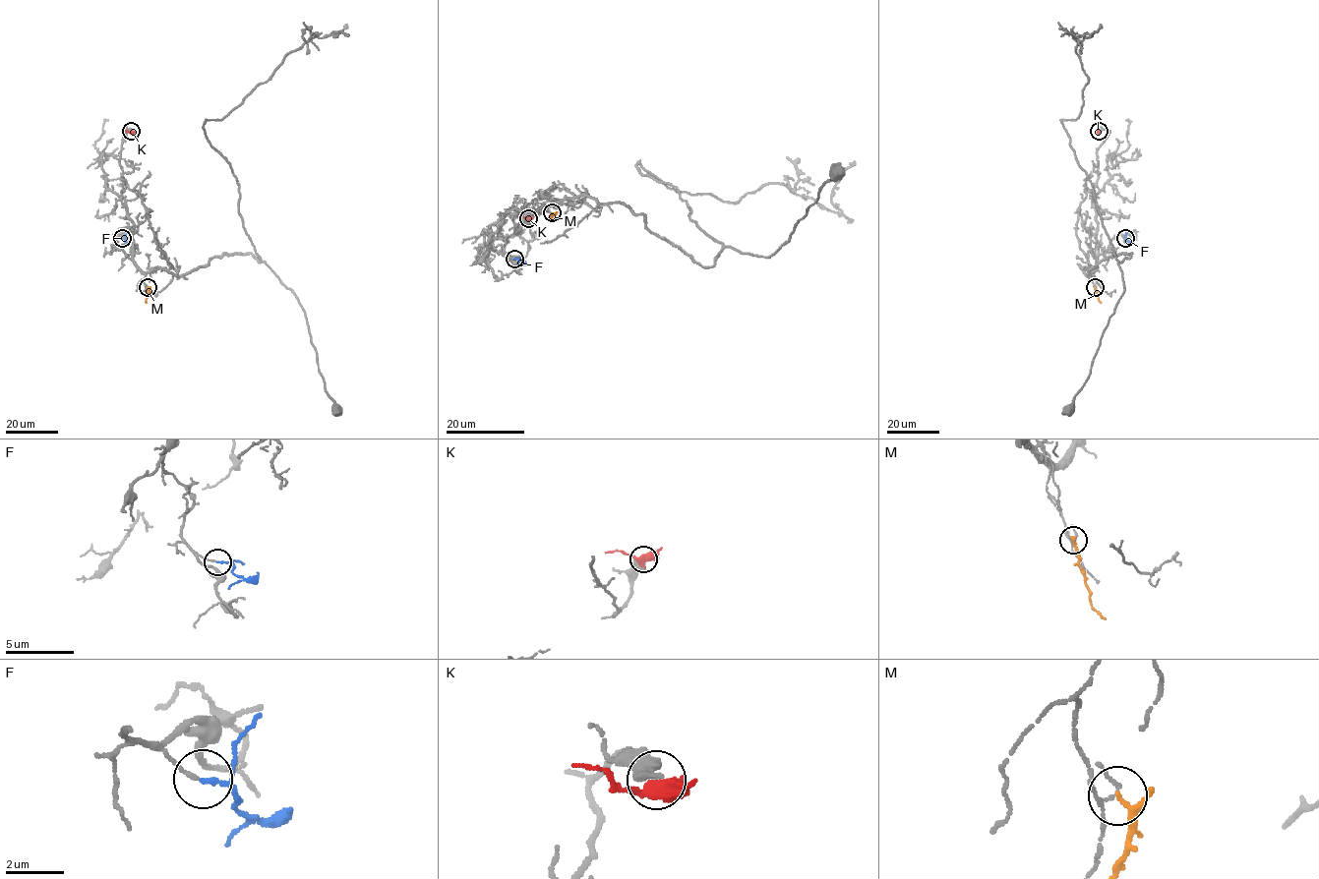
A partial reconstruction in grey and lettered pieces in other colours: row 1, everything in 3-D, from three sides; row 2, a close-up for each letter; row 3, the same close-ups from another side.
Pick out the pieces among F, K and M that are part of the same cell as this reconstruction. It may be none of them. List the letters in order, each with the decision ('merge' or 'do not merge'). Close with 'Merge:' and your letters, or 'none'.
F: merge
K: do not merge
M: do not merge
Merge: F

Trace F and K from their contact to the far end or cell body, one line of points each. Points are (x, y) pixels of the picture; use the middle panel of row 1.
F: (513, 259), (525, 264)
K: (528, 218), (516, 216)

